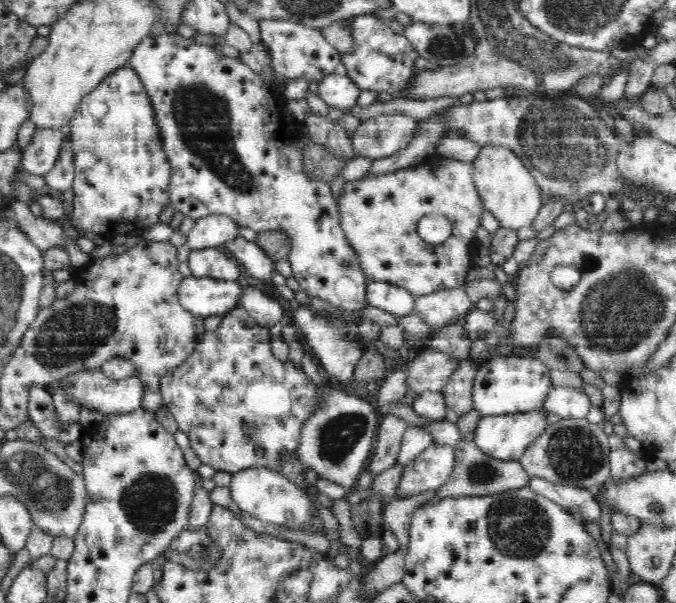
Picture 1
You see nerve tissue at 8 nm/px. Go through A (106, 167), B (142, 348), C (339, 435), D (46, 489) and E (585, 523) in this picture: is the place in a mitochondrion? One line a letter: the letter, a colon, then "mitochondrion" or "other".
A: mitochondrion
B: other
C: mitochondrion
D: mitochondrion
E: other

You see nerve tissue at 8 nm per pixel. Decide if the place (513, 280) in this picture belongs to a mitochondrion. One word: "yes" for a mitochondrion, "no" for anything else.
no

